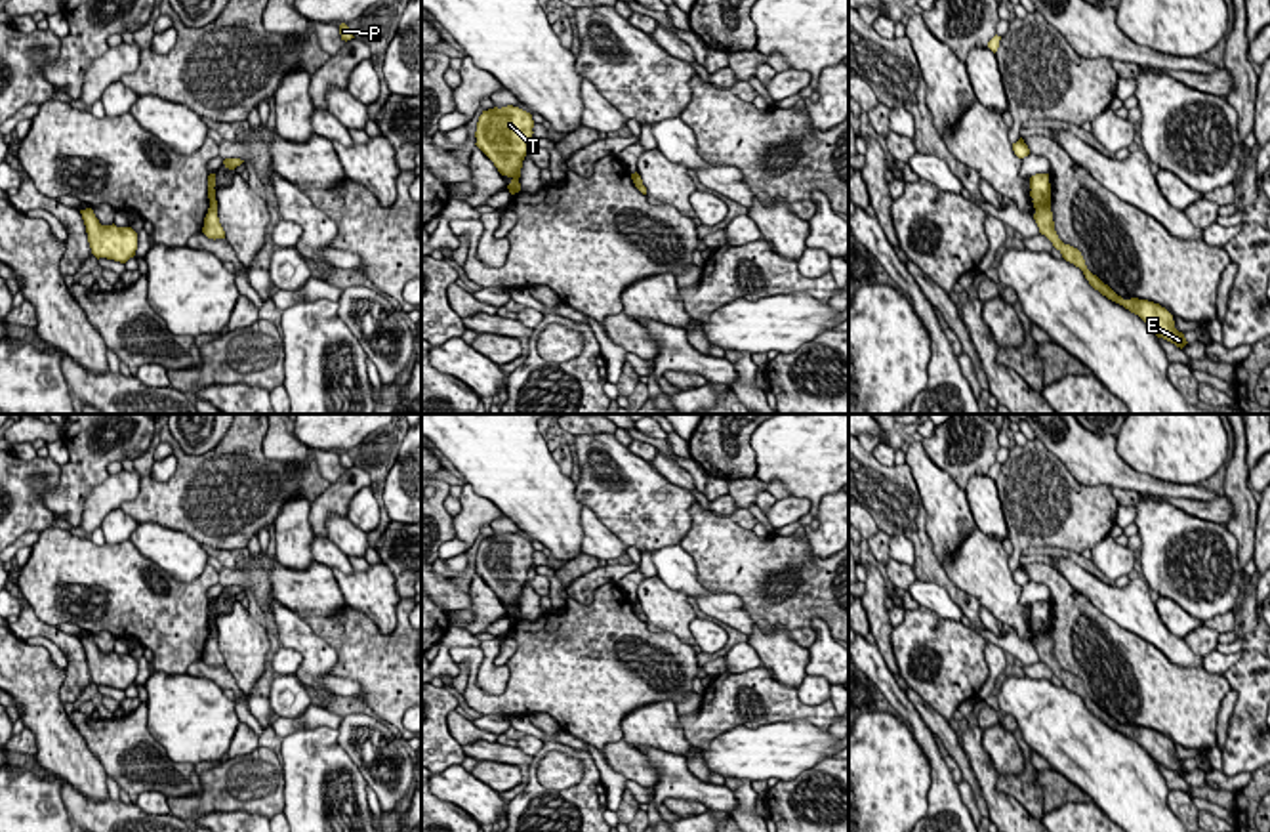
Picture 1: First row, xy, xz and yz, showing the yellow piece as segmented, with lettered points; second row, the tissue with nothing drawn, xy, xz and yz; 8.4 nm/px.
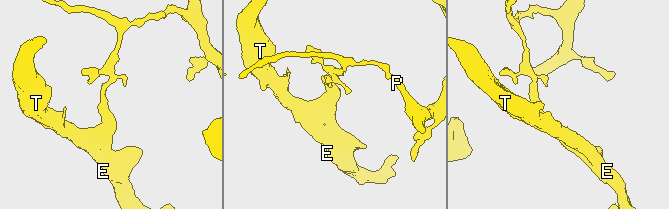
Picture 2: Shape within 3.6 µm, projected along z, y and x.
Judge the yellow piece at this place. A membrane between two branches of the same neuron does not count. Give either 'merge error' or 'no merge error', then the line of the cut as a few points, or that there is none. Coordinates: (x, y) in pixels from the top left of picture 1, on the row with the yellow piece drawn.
merge error | yz (1049, 208), (1036, 214)

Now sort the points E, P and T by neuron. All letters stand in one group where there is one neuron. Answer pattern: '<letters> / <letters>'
E T / P

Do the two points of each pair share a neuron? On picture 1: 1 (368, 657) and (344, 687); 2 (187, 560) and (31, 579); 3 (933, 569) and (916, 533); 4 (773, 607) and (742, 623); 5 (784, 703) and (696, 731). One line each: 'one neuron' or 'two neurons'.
1: two neurons
2: two neurons
3: one neuron
4: two neurons
5: one neuron

